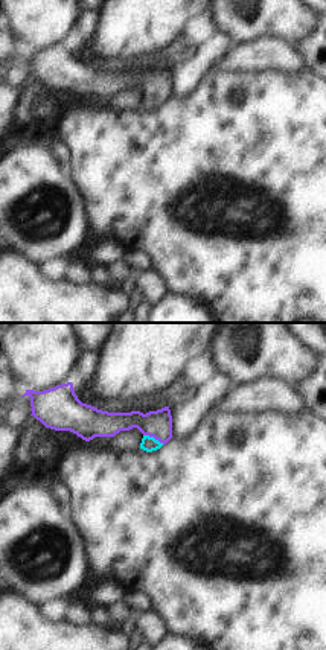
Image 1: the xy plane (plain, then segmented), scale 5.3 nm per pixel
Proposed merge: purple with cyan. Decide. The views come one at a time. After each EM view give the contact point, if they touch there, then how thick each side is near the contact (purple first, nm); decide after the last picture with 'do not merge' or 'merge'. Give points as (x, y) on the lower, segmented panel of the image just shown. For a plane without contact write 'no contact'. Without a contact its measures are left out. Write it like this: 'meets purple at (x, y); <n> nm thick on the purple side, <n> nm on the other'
meets purple at (154, 437); 140 nm thick on the purple side, 80 nm on the other

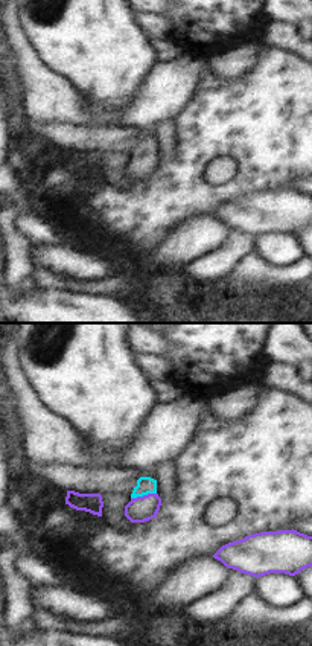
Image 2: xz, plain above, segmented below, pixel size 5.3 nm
meets purple at (143, 495); 140 nm thick on the purple side, 100 nm on the other

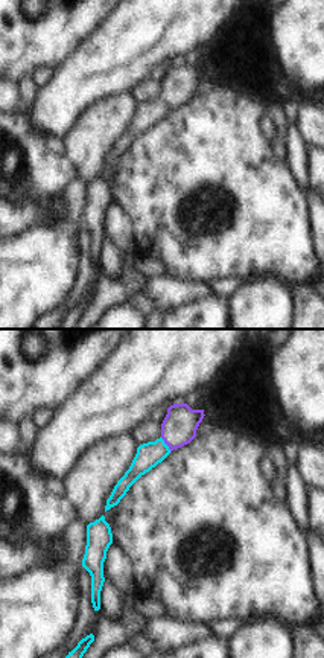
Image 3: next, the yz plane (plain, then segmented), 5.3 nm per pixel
meets purple at (166, 443); 190 nm thick on the purple side, 130 nm on the other

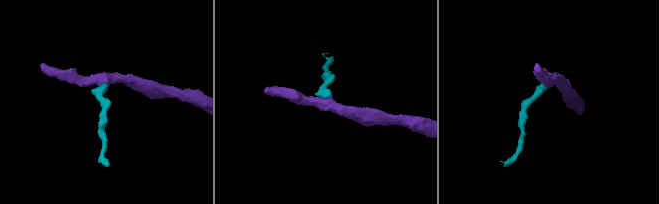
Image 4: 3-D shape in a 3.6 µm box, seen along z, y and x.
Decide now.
merge

